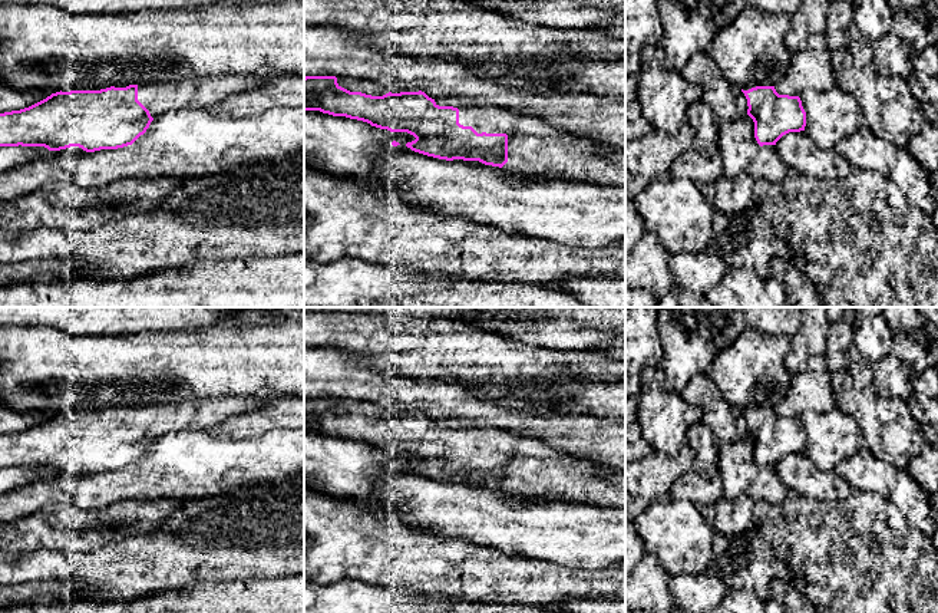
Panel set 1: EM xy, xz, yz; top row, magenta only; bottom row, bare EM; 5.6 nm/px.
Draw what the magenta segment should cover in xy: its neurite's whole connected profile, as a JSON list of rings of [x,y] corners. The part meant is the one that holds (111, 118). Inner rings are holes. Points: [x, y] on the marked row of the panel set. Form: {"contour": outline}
{"contour": [[[231,75],[181,82],[116,85],[100,90],[60,90],[29,108],[0,113],[0,146],[44,146],[49,151],[79,146],[86,152],[118,149],[132,145],[158,116],[186,108],[214,109],[227,103],[232,95],[265,83],[264,79]]]}

